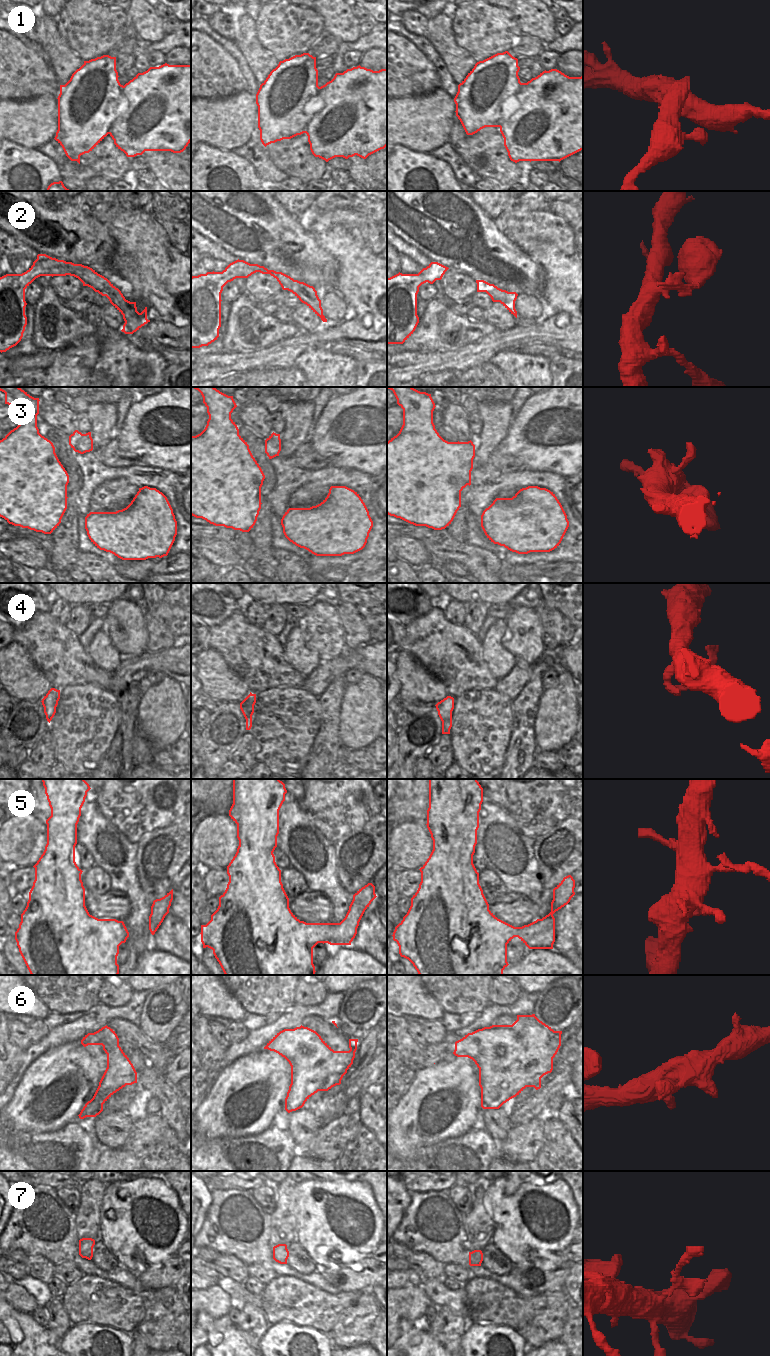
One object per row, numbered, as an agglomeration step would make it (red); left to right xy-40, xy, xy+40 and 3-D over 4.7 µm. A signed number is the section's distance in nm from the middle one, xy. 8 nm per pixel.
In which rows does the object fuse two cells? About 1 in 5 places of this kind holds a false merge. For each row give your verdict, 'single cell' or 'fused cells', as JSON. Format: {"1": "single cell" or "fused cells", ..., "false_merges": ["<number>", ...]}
{"1": "fused cells", "2": "single cell", "3": "single cell", "4": "fused cells", "5": "single cell", "6": "single cell", "7": "single cell", "false_merges": ["1", "4"]}

